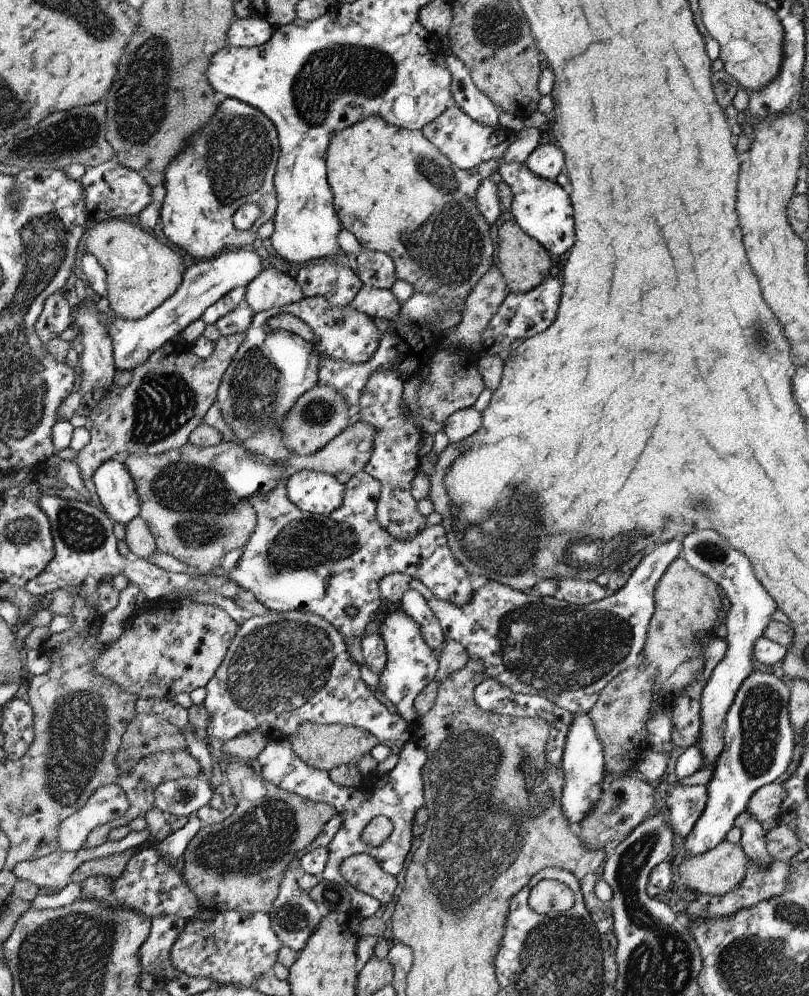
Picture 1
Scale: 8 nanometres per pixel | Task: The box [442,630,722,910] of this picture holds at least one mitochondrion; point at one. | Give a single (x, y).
(600, 821)

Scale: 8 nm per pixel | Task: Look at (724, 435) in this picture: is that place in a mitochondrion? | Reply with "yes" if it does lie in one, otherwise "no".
no

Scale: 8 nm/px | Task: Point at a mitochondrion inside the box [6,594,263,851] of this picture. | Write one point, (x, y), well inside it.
(77, 728)

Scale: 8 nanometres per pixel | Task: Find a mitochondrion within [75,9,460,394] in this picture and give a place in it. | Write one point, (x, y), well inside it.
(329, 77)

